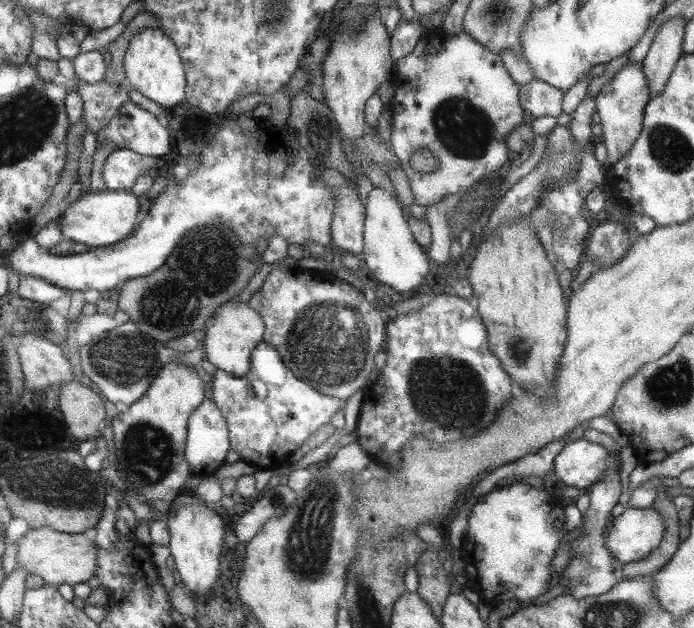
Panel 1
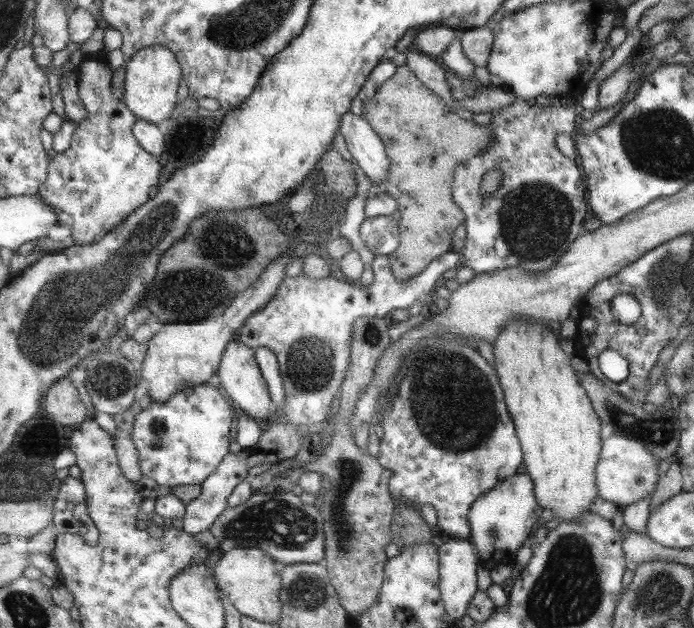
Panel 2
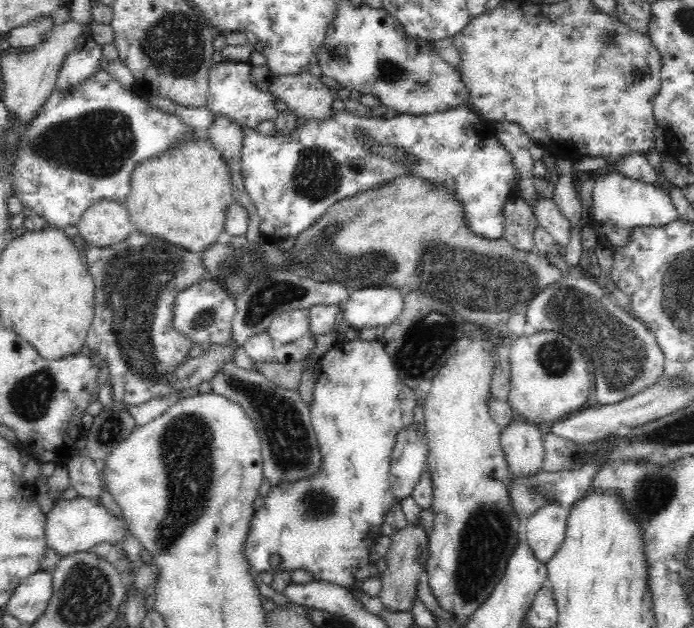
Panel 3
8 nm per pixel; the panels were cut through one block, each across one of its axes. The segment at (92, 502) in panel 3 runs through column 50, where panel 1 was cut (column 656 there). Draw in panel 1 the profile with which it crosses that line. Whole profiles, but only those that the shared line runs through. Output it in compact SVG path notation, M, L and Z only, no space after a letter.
M627 507L607 528L606 547L618 561L635 562L660 545L664 532L664 520L655 509Z

